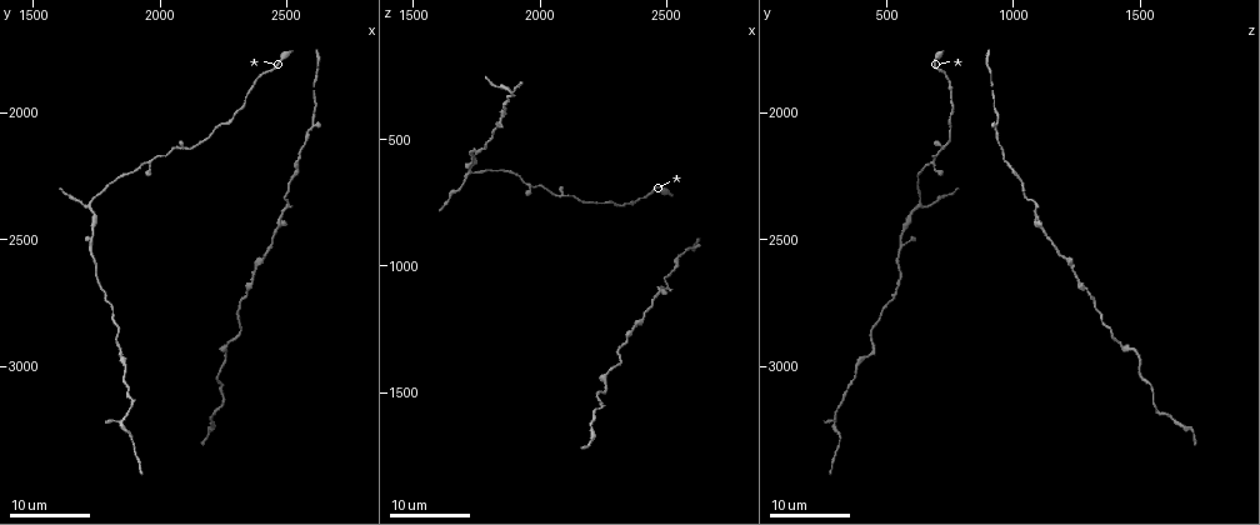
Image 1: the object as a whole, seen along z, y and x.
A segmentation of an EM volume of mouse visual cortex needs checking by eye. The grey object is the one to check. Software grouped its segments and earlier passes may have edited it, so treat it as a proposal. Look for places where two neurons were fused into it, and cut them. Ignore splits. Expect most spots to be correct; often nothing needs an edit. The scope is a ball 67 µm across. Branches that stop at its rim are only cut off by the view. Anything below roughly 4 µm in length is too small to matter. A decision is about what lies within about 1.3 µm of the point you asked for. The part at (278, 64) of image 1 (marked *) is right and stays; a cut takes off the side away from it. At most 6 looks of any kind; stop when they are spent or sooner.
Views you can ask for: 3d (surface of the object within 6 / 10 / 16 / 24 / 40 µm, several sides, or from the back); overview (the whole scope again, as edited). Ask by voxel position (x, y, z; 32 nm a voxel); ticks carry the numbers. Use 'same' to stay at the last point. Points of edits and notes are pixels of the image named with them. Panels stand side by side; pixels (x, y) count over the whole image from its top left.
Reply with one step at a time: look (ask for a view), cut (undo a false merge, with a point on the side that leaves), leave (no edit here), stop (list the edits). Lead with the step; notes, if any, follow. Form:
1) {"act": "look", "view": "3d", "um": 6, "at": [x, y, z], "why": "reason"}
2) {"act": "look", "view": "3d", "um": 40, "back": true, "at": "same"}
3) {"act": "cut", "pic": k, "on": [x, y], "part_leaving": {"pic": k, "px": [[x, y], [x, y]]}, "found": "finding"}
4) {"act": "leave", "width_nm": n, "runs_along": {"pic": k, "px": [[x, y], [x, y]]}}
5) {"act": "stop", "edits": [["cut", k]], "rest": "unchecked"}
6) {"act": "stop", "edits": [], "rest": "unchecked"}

{"act": "look", "view": "3d", "um": 24, "at": [2450, 2470, 1120], "why": "thick turns thin"}

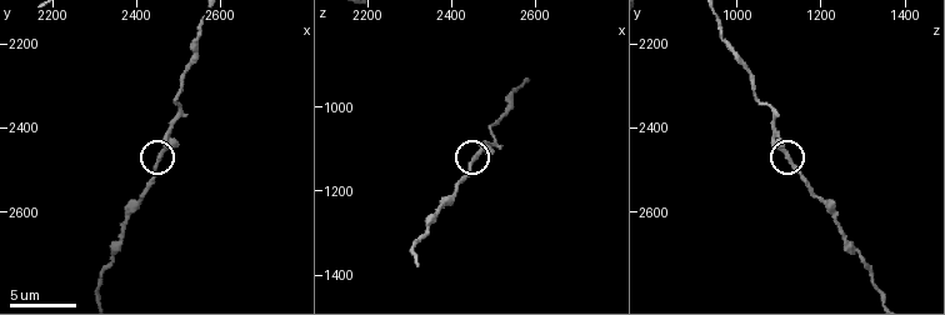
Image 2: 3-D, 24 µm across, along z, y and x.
{"act": "look", "view": "3d", "um": 10, "at": [2460, 2465, 1120], "why": "closer look"}

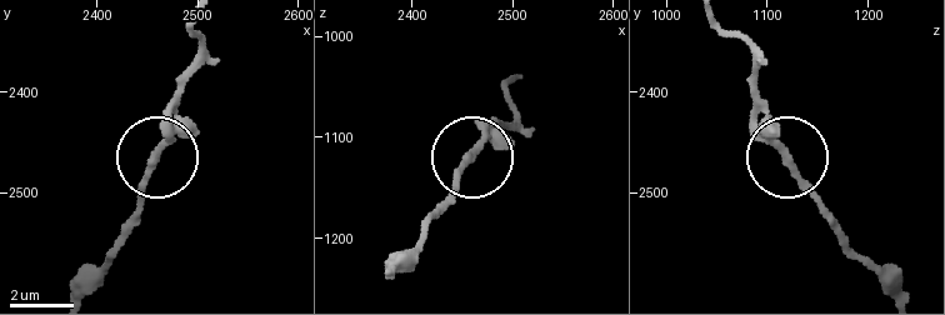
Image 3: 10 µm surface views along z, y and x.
{"act": "leave", "runs_along": {"pic": 3, "px": [[196, 21], [178, 126], [131, 220]]}, "found": "all the same neuron"}

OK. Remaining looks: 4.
{"act": "look", "view": "3d", "um": 6, "at": [2365, 2645, 1245], "why": "sudden change in width"}

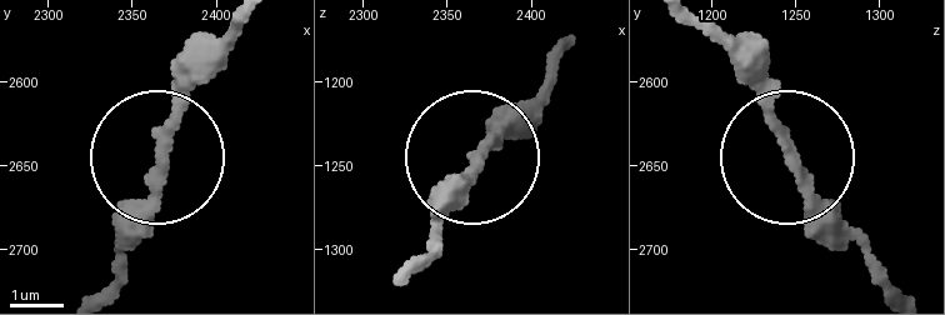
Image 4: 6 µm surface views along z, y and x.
{"act": "leave", "width_nm": 200, "runs_along": {"pic": 4, "px": [[238, 31], [171, 139], [158, 205], [113, 281]]}, "found": "all the same neuron"}

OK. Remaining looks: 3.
{"act": "look", "view": "3d", "um": 24, "at": [2250, 2950, 1490], "why": "thick turns thin"}

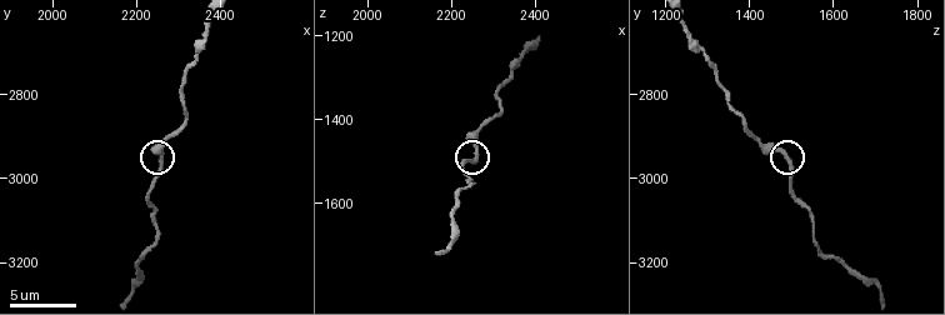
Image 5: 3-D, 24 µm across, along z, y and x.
{"act": "look", "view": "3d", "um": 10, "at": [2260, 2945, 1485], "why": "zoom in"}

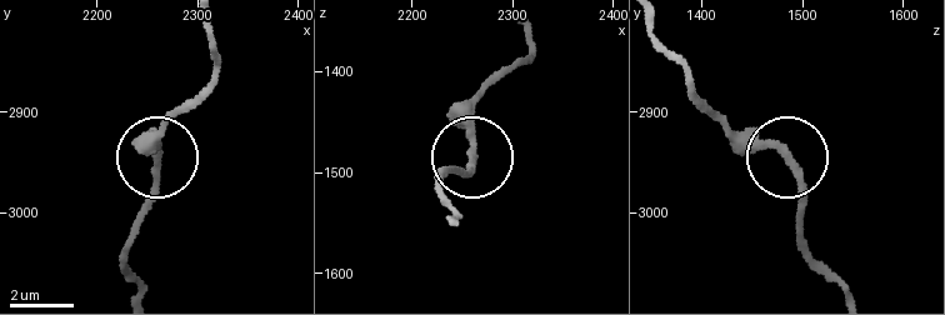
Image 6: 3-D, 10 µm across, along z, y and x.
{"act": "leave", "width_nm": 240, "runs_along": {"pic": 6, "px": [[209, 21], [215, 78], [161, 139], [136, 236]]}, "found": "all the same neuron"}

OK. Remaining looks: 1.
{"act": "stop", "edits": [], "rest": "unchecked"}

